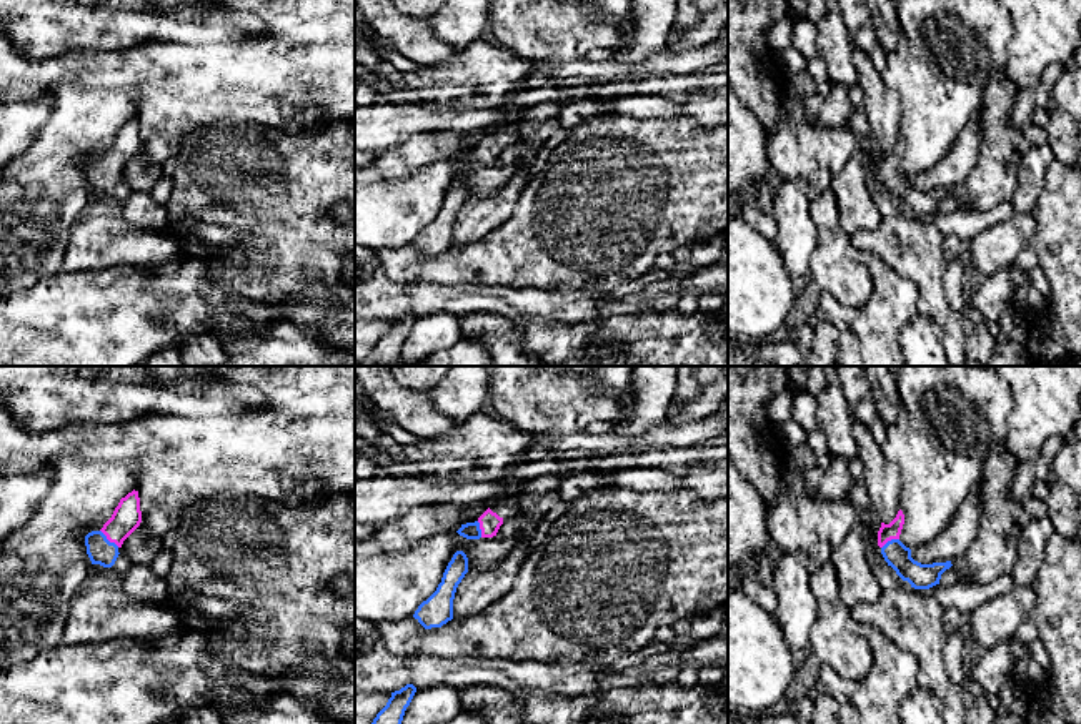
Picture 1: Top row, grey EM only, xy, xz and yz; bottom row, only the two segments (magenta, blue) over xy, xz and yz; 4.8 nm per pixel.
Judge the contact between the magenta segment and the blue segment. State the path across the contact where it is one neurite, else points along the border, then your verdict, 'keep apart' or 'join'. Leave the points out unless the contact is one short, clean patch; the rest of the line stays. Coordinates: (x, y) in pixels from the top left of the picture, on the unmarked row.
runs through xy (127, 143), (109, 167), (100, 178); join

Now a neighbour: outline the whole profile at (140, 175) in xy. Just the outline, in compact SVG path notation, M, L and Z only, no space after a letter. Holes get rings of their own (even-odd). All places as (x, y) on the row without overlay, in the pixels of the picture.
M137 155L123 168L122 176L132 191L150 193L162 176L162 166L158 163L150 163Z

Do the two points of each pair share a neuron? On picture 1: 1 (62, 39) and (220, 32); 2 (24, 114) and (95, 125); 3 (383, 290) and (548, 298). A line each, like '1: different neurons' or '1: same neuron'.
1: same neuron
2: different neurons
3: same neuron

